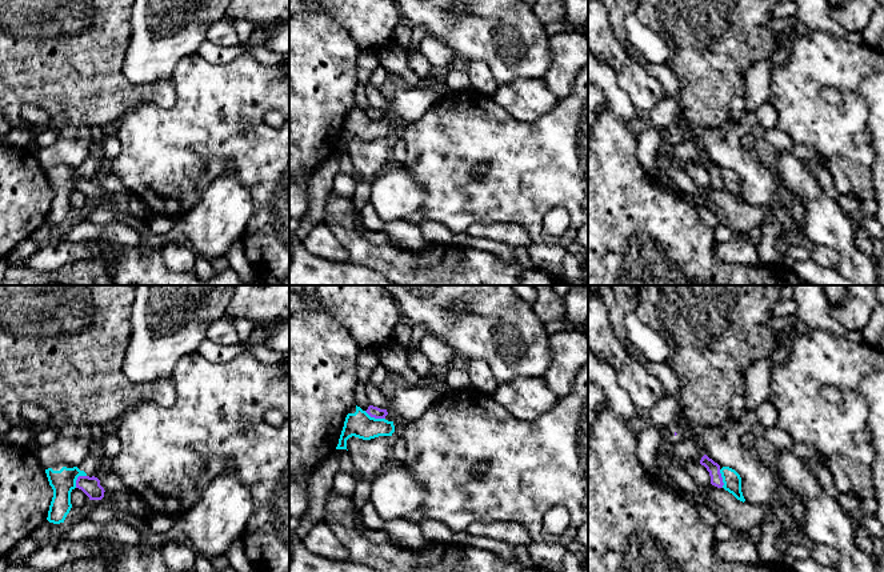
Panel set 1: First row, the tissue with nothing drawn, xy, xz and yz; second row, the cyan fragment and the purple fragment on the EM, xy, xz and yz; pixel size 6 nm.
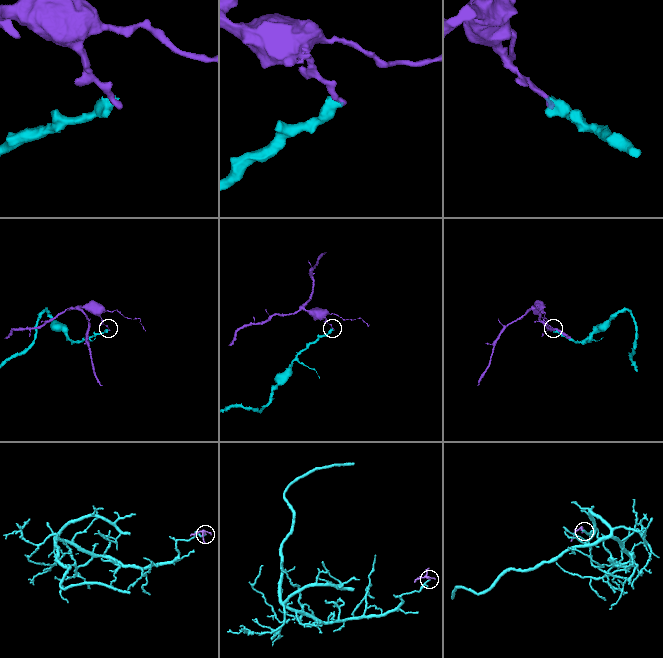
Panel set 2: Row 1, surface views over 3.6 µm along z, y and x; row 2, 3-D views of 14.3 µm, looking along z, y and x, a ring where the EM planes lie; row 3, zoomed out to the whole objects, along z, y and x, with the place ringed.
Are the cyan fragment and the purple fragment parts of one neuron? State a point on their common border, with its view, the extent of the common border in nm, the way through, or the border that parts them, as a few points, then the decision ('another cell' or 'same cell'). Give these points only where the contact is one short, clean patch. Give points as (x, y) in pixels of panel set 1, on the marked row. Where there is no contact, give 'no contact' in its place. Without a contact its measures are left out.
contact xz (374, 418); length 140 nm; border xz (364, 411), (371, 416), (384, 419); another cell

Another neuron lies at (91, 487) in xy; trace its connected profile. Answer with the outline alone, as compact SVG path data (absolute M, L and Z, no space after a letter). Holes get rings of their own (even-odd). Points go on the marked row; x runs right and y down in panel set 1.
M79 476L76 480L76 488L81 489L89 500L101 500L105 492L100 485L100 480L95 476Z

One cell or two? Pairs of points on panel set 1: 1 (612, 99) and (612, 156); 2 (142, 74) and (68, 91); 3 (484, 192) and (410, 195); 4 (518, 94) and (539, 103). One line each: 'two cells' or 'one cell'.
1: two cells
2: two cells
3: two cells
4: one cell

